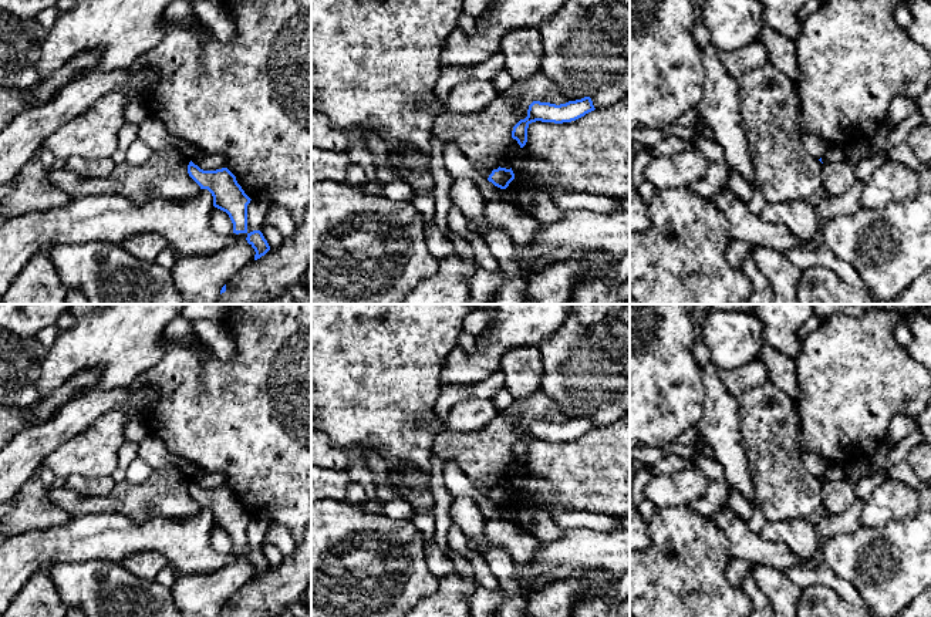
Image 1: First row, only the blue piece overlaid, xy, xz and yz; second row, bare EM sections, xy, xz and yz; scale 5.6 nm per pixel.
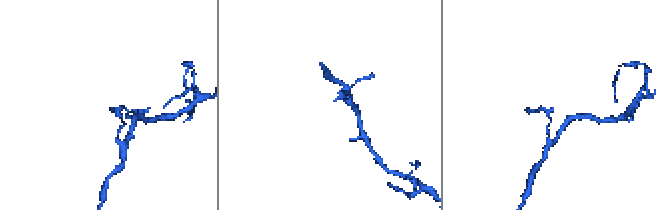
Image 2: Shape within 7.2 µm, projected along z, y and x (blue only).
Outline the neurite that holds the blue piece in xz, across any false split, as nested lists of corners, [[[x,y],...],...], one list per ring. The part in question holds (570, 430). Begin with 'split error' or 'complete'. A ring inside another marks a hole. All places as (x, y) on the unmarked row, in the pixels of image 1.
complete; [[[584,415],[576,419],[569,419],[560,424],[533,419],[529,424],[527,435],[524,438],[520,438],[513,445],[512,456],[517,459],[520,466],[523,466],[527,461],[527,446],[532,441],[536,439],[554,441],[554,442],[571,441],[594,428],[596,426],[590,415]]]

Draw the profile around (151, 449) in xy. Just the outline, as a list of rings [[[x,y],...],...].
[[[146,436],[138,444],[138,456],[148,462],[154,471],[178,468],[178,458],[165,446],[161,438]]]

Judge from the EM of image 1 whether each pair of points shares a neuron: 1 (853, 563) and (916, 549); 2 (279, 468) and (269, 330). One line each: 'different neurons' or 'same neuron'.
1: same neuron
2: same neuron

